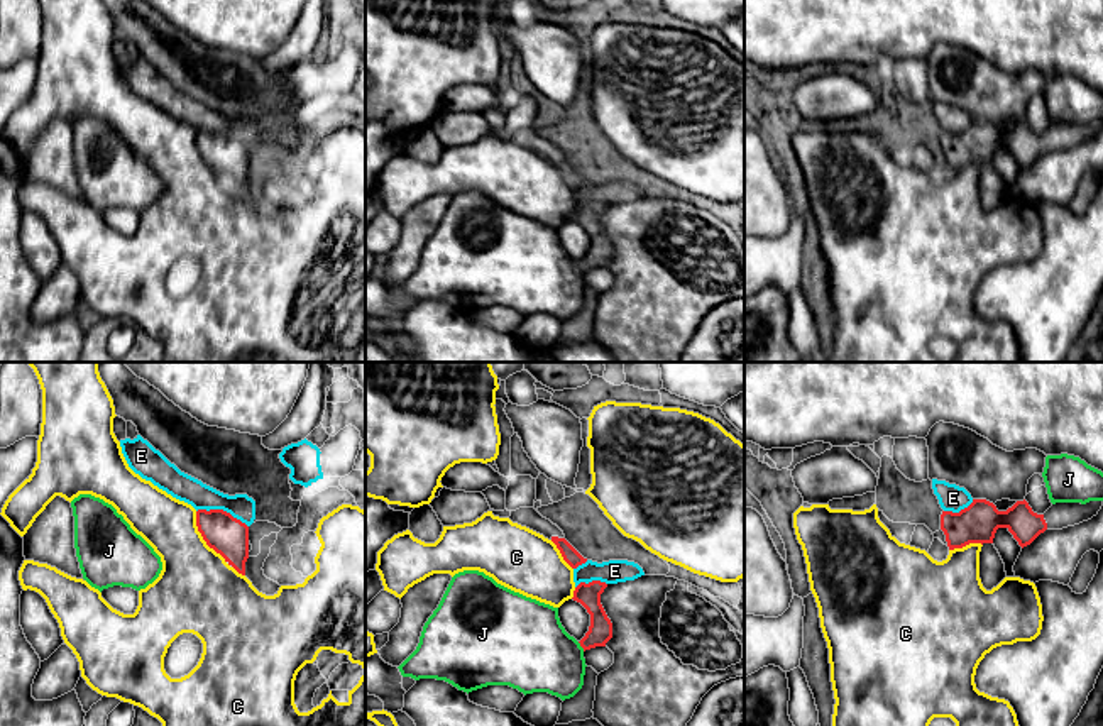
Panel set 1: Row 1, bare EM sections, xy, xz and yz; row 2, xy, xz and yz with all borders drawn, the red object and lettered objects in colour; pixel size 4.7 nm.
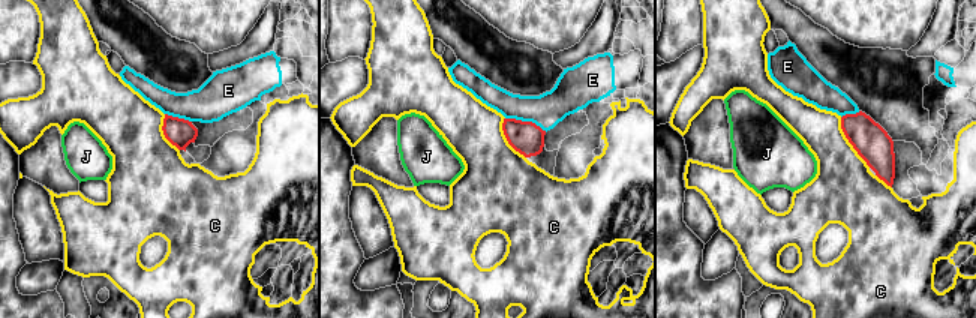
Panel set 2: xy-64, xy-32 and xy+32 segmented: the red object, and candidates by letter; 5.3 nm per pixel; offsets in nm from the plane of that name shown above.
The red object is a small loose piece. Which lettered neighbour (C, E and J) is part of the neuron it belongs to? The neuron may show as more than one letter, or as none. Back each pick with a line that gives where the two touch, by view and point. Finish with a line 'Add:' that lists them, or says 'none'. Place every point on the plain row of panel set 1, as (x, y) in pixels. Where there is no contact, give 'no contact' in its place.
E: xy (222, 131)
Add: E

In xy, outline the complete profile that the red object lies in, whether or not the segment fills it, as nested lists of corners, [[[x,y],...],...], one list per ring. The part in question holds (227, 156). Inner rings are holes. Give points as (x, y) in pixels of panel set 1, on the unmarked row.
[[[120,61],[129,88],[173,118],[196,130],[196,147],[210,169],[245,196],[249,147],[255,140],[255,122],[247,115],[228,117],[181,93],[147,61]]]

